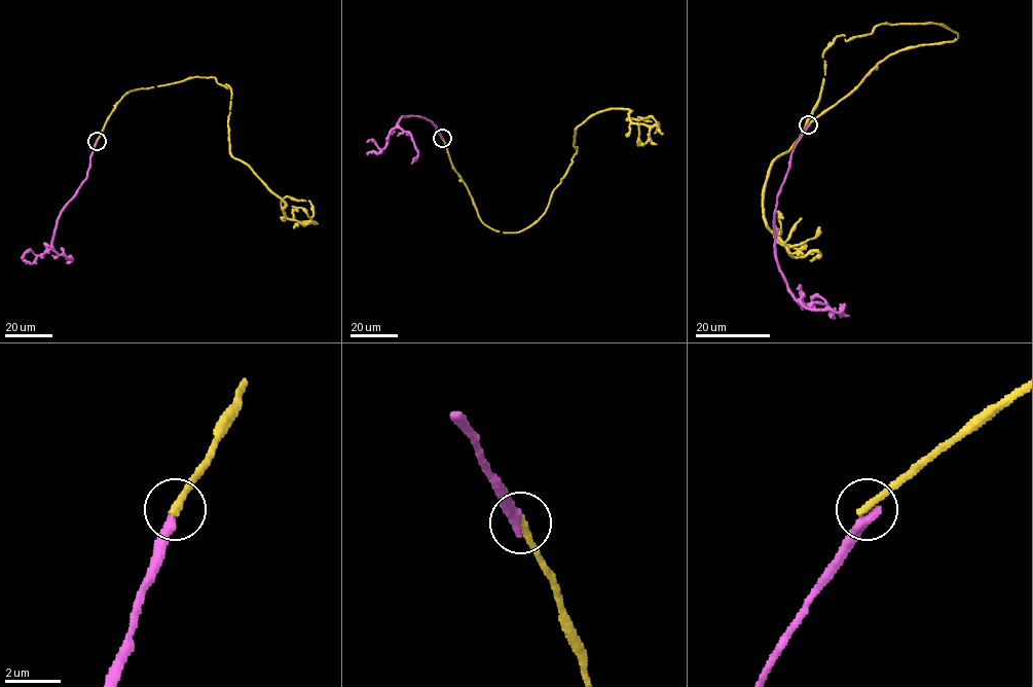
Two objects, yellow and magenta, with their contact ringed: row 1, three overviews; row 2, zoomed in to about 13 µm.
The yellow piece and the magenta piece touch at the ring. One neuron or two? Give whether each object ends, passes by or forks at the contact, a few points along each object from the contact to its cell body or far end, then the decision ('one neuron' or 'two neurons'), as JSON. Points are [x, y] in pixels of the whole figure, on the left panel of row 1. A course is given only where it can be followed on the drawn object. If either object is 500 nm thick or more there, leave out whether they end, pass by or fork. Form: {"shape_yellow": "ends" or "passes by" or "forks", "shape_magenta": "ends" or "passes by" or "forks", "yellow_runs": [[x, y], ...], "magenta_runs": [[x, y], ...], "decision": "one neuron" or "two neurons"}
{"shape_yellow": "ends", "shape_magenta": "ends", "yellow_runs": [[96, 141], [127, 93], [214, 77], [229, 86], [229, 153], [282, 200], [287, 217], [310, 219], [292, 206]], "magenta_runs": [[96, 141], [84, 181], [58, 220], [52, 246], [43, 255], [35, 255], [29, 250], [22, 258]], "decision": "two neurons"}

